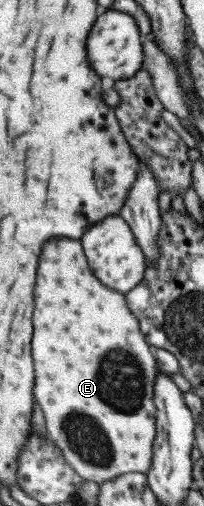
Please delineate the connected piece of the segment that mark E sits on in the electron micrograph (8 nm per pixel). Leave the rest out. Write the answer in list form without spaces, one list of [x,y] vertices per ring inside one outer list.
[[[52,238],[41,244],[38,266],[36,266],[36,286],[34,286],[34,312],[32,312],[32,360],[34,360],[34,398],[40,406],[45,422],[45,434],[61,452],[66,464],[84,481],[100,484],[122,474],[146,474],[152,458],[152,443],[155,437],[153,386],[157,375],[156,360],[150,345],[139,331],[136,317],[126,306],[123,293],[108,290],[102,286],[86,266],[86,258],[80,248],[81,242],[70,238]]]

